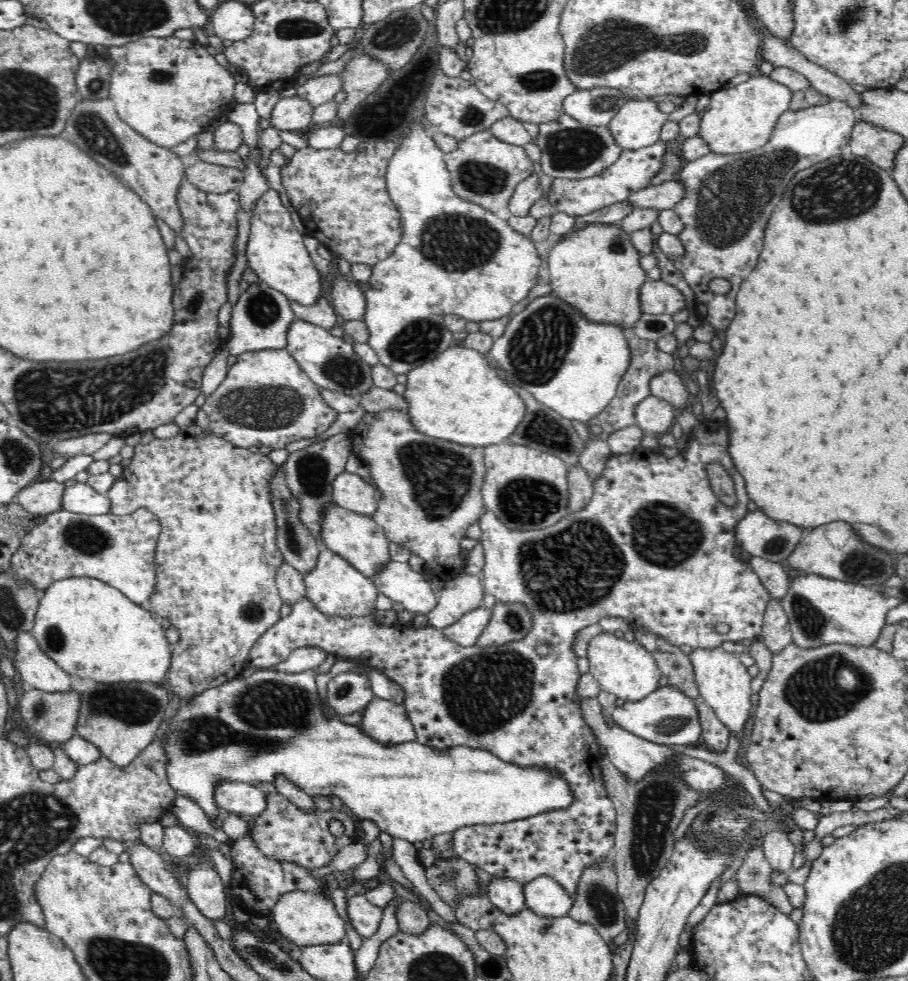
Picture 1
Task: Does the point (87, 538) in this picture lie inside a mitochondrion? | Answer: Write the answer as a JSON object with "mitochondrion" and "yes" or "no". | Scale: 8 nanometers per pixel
{"mitochondrion":"yes"}

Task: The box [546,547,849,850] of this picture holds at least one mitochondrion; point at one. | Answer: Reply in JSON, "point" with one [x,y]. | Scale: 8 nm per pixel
{"point":[814,625]}

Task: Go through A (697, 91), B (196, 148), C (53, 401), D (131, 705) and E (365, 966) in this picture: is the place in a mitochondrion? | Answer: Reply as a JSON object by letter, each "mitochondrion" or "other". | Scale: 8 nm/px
{"A":"other","B":"other","C":"mitochondrion","D":"mitochondrion","E":"other"}

